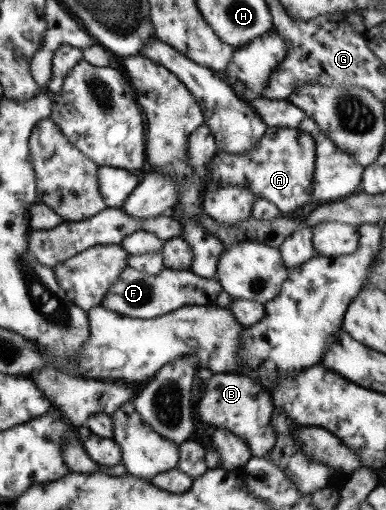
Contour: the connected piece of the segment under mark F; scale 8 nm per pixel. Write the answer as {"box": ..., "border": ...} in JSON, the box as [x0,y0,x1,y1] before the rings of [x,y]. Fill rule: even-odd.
{"box":[101,267,222,320],"border":[[[126,267],[104,295],[101,305],[126,317],[152,320],[184,306],[214,305],[222,290],[216,278],[200,277],[191,269],[175,270],[165,267],[162,272],[152,275]]]}

